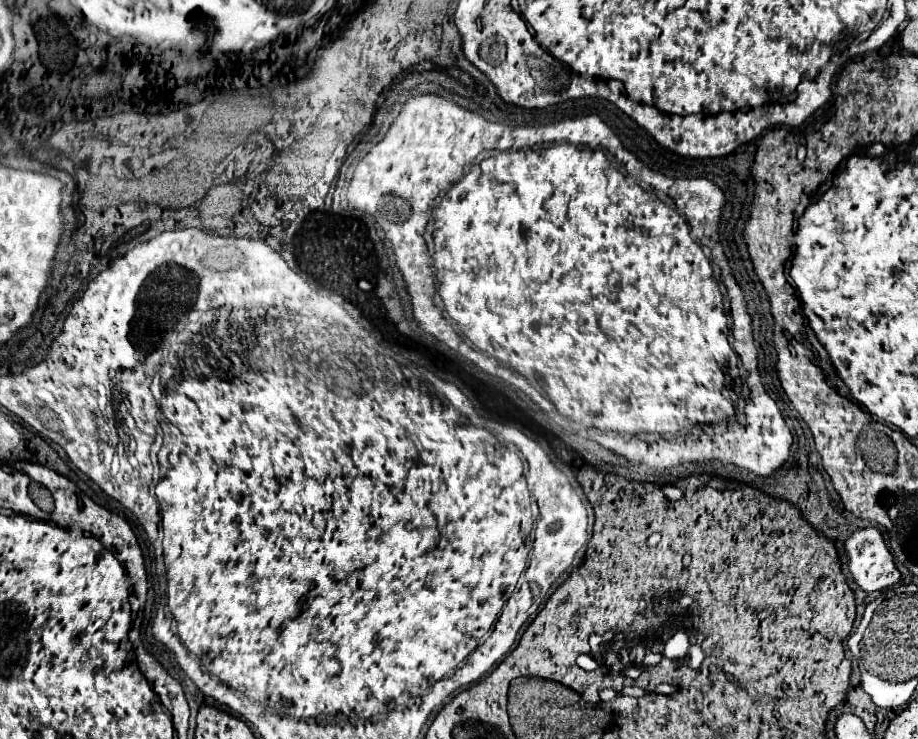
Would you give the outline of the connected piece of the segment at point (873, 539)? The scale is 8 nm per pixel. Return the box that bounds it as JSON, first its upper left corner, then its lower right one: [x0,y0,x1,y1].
[843,529,901,593]

